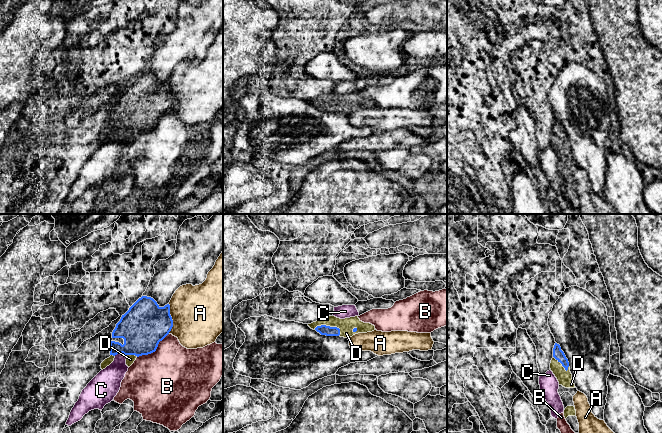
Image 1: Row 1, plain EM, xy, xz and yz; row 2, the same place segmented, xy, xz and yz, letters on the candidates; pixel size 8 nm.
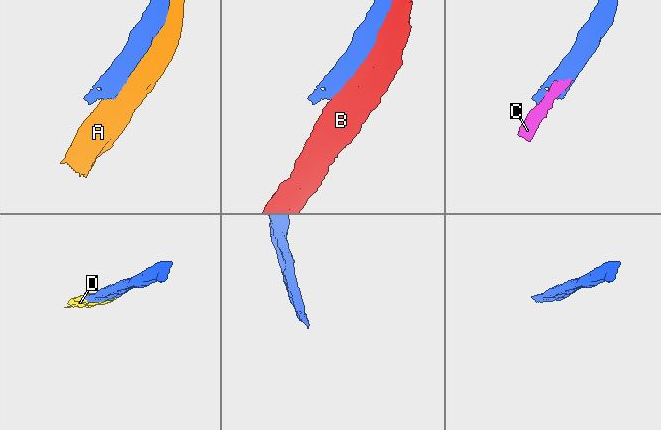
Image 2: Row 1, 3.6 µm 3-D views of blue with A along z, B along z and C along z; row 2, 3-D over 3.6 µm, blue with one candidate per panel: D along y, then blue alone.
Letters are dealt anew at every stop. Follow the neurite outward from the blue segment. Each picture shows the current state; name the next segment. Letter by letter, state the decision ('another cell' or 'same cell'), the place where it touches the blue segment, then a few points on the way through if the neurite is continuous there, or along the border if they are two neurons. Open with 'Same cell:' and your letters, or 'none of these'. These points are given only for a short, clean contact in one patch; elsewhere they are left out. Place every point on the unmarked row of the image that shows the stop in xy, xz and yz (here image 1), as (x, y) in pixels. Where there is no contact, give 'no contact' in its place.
Same cell: D
A: another cell; meets blue in xy at (171, 95)
B: another cell; meets blue in xy at (154, 127)
C: another cell; meets blue in xy at (120, 128)
D: same cell; meets blue in xz at (329, 102)

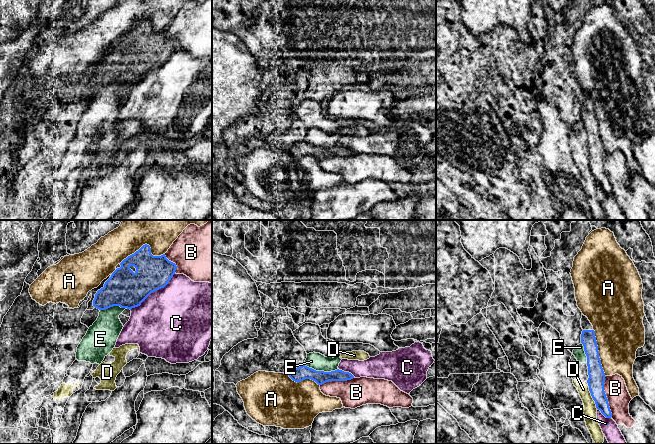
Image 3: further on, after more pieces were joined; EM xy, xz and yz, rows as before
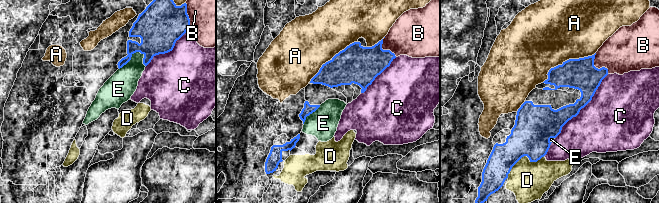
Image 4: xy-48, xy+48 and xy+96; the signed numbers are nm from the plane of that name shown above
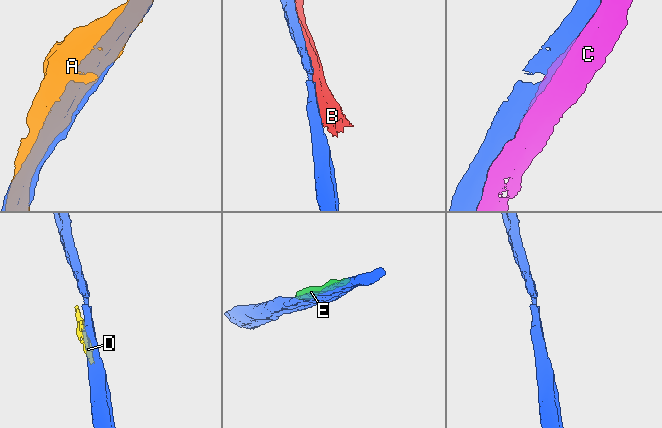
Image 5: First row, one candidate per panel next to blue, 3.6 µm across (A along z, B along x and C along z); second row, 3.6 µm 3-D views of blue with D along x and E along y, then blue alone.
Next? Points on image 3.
Same cell: none of these
A: another cell; meets blue in xy at (145, 20)
B: another cell; meets blue in yz at (605, 172)
C: another cell; meets blue in xy at (153, 67)
D: another cell; meets blue in yz at (591, 171)
E: another cell; meets blue in xz at (321, 147)

